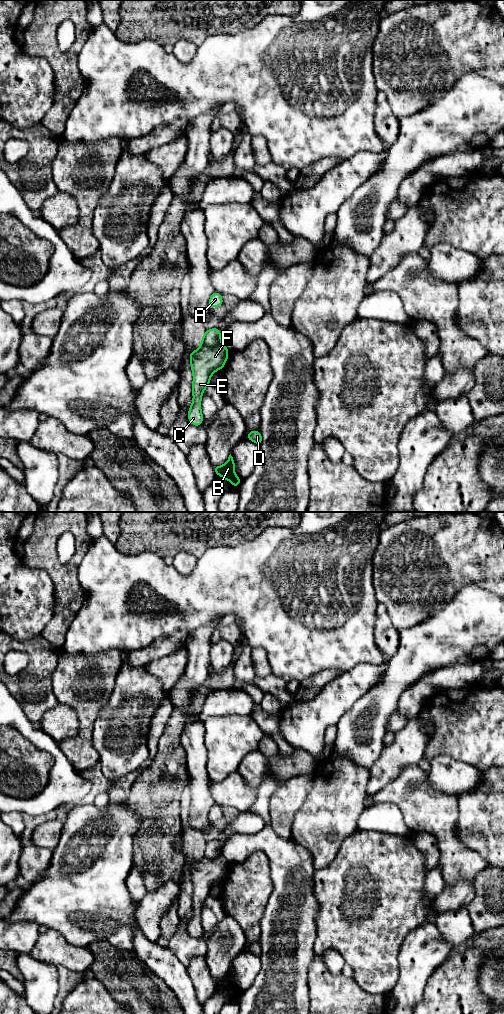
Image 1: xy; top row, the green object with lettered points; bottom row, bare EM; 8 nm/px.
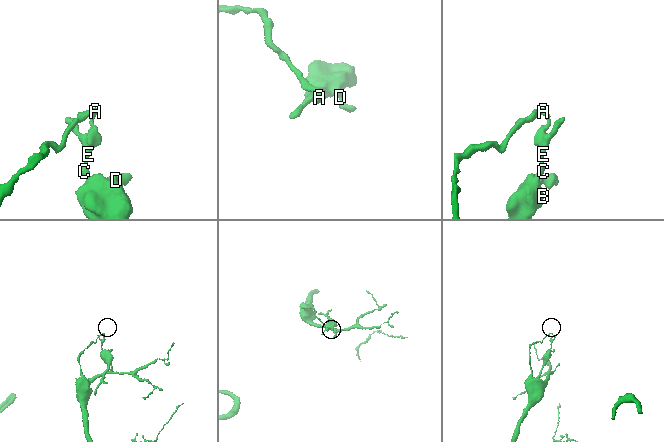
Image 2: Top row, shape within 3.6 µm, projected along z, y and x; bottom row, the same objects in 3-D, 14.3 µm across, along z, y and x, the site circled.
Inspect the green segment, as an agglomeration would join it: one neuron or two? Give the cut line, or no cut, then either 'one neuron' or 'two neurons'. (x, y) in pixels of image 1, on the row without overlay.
cut in xy along (220, 853), (211, 859), (201, 855); two neurons

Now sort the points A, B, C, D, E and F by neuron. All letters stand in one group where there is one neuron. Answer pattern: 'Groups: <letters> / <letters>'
Groups: A / B C D E F

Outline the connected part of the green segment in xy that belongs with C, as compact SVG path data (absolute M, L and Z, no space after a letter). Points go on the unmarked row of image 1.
M222 854L212 860L201 855L196 863L191 862L189 870L193 884L193 914L188 923L188 932L194 938L200 938L204 931L201 924L203 903L209 898L212 886L224 879L228 865Z

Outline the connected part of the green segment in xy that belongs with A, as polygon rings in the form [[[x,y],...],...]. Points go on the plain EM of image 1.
[[[213,804],[212,807],[210,808],[208,816],[210,820],[219,819],[223,817],[222,807],[217,804]]]

